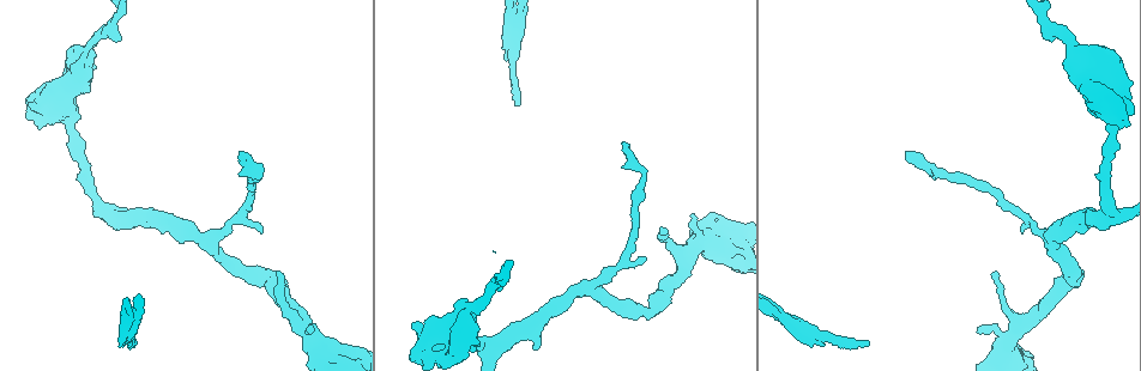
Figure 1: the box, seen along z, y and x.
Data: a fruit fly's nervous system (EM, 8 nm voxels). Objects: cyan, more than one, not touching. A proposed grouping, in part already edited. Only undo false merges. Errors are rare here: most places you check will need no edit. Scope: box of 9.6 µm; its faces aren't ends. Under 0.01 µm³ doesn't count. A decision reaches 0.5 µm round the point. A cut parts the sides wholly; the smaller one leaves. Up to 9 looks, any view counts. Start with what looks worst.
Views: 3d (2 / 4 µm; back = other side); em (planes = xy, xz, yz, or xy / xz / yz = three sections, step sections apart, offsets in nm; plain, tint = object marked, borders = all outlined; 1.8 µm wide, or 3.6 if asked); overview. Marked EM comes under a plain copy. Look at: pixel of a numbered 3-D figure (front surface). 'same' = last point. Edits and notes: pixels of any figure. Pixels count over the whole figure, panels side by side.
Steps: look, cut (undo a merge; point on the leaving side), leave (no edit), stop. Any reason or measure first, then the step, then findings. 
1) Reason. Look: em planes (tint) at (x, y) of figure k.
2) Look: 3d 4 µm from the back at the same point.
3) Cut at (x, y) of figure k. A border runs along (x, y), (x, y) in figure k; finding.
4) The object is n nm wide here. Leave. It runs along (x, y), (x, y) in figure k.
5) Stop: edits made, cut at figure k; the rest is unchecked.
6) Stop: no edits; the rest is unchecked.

Branch point. Look: em planes (tint) at (69, 108) of figure 1.

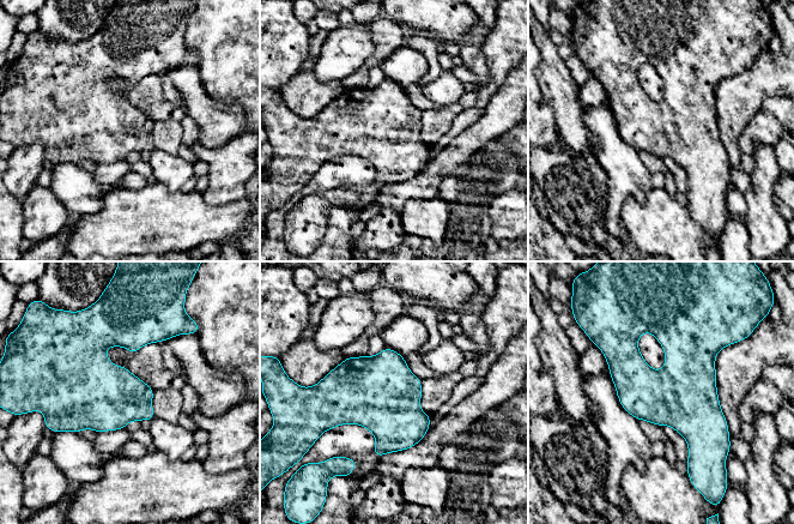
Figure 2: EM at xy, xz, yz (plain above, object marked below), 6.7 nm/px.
The object is 460 nm wide here. Leave. Continuous, no second neuron.

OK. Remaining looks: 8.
Three-way junction. Look: em planes (tint) at (500, 346) of figure 1.

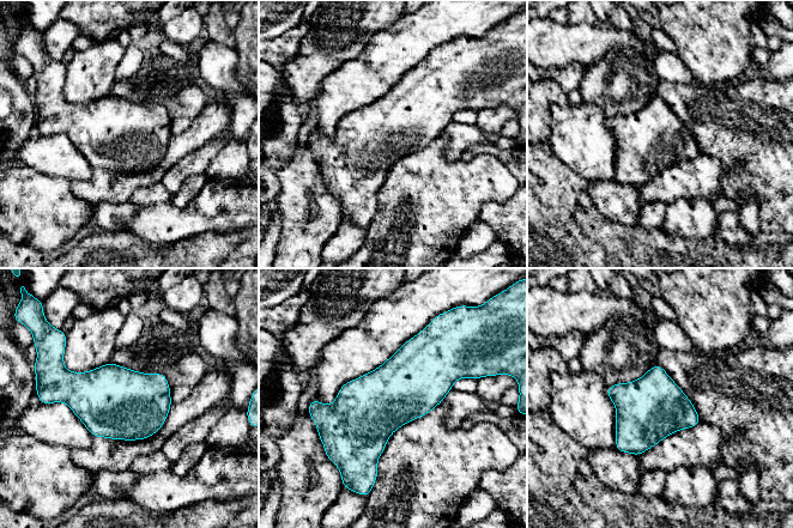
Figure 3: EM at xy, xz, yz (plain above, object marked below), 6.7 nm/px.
Leave. One neuron here.

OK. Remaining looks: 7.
Abrupt turn. Look: em 3.6 µm planes (tint) at (1055, 246) of figure 1.

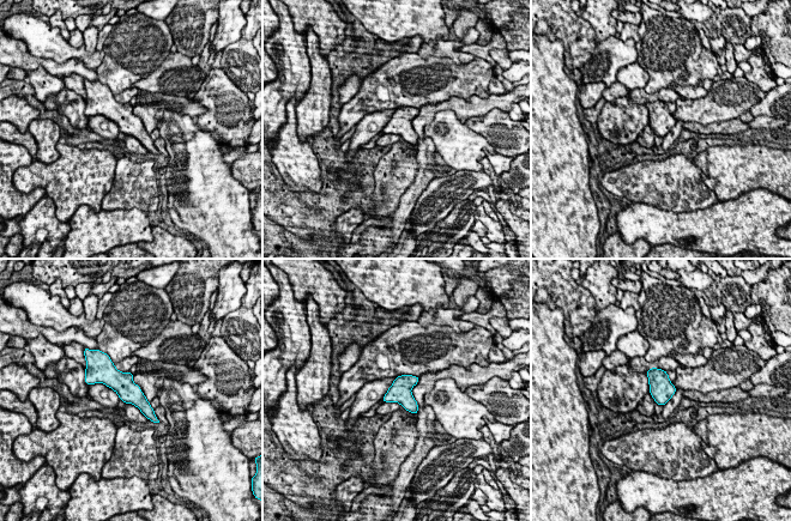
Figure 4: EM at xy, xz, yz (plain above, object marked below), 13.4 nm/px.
Leave. It runs along (107, 367), (152, 417) in figure 4; one neuron here.

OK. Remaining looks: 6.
Stop: no edits; the rest is unchecked.

